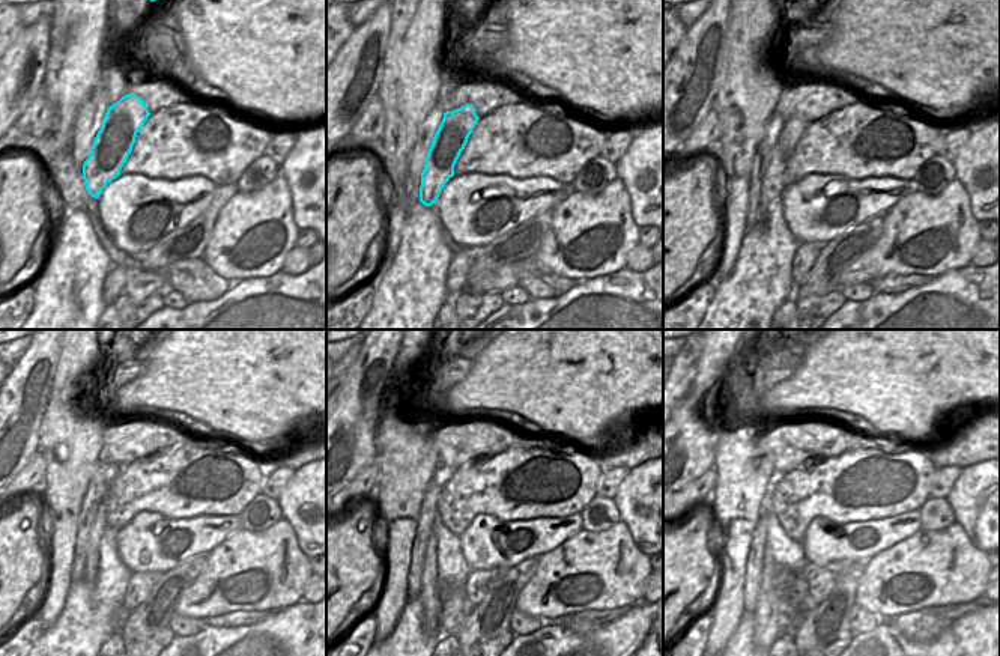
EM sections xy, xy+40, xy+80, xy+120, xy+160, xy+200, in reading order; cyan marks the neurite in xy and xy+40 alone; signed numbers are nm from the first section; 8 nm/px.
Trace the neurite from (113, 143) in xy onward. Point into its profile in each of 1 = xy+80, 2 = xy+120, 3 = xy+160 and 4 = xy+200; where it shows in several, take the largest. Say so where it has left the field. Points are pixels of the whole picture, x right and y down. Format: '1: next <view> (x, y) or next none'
1: next xy+80 (793, 128)
2: next xy+120 (100, 525)
3: next xy+160 (429, 595)
4: next xy+200 (767, 631)

